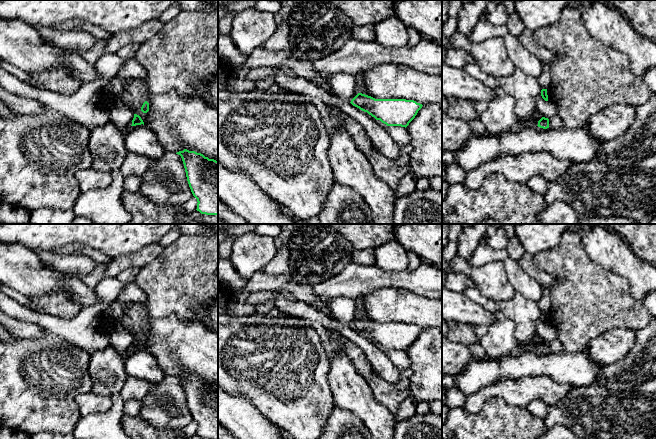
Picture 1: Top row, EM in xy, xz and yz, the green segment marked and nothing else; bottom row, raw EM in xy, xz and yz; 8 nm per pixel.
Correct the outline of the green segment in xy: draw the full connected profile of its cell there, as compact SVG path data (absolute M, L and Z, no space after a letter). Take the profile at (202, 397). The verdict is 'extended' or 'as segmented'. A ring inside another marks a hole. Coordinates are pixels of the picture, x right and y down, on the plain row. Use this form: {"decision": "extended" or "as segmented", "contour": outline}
{"decision": "as segmented", "contour": "M187 373L176 378L182 382L189 411L197 423L196 434L218 439L218 385Z"}

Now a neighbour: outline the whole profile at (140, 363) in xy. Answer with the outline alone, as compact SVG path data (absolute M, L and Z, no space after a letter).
M146 349L131 350L125 357L125 370L128 376L145 379L157 384L166 376L156 358Z

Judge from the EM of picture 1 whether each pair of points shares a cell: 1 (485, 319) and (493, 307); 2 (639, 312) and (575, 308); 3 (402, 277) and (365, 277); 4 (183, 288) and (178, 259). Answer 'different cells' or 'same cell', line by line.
1: different cells
2: same cell
3: same cell
4: same cell

